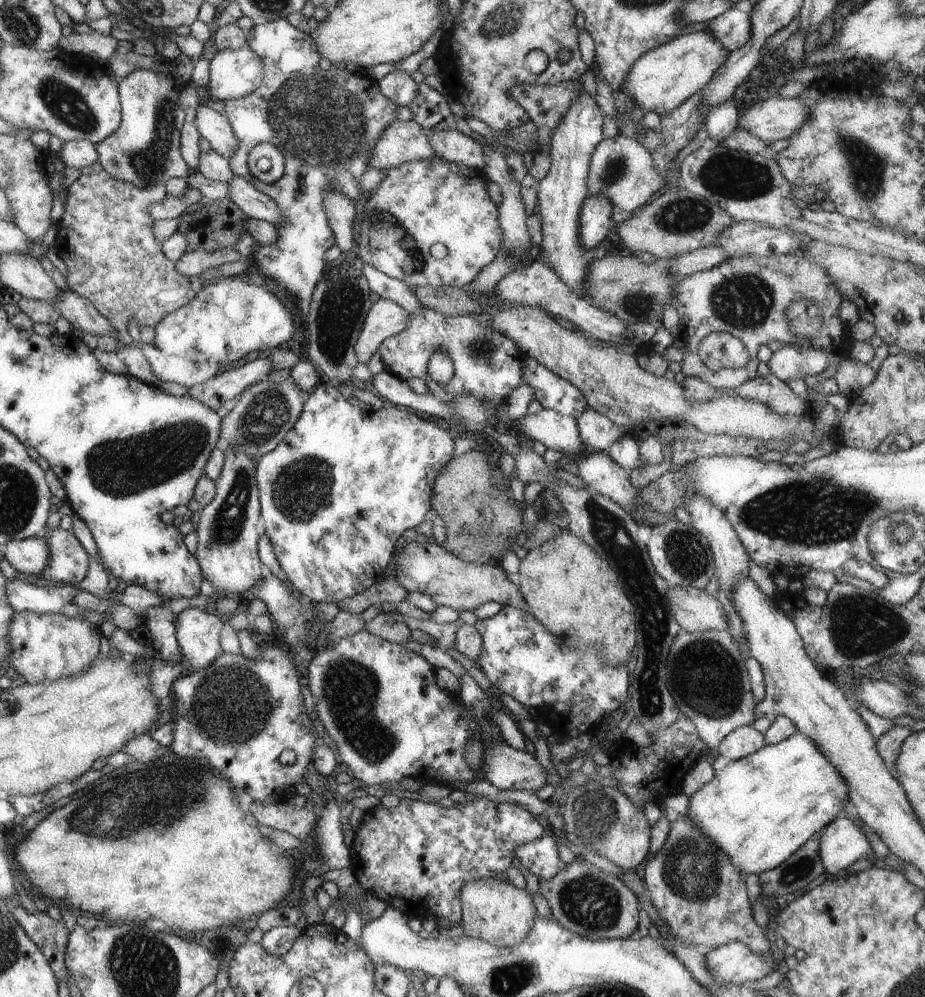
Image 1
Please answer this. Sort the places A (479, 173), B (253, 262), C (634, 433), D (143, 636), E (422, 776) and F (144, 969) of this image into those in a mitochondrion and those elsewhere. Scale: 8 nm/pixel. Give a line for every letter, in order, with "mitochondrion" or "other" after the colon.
A: other
B: other
C: other
D: other
E: other
F: mitochondrion

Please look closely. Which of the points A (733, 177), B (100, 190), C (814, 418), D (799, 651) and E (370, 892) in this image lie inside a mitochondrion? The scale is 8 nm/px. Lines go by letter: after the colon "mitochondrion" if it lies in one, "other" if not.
A: mitochondrion
B: other
C: other
D: other
E: other

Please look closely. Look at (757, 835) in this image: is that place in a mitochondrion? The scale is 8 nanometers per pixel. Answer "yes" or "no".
no

